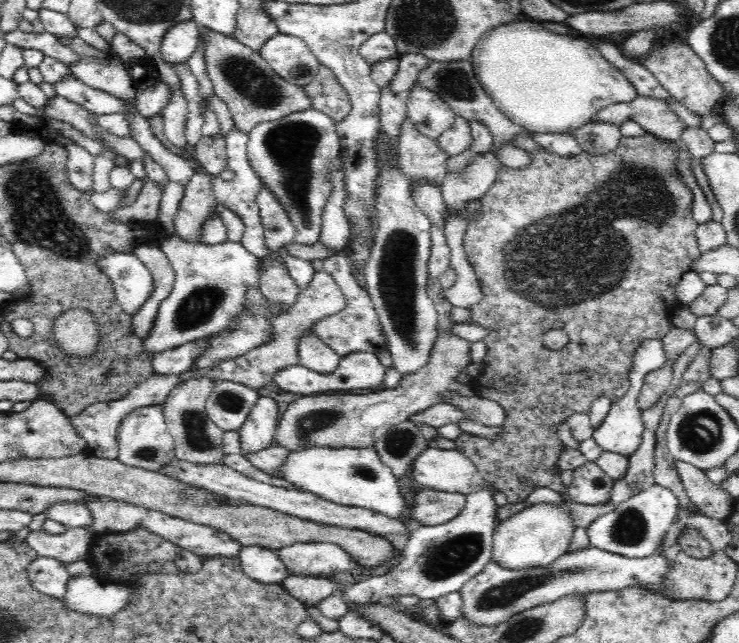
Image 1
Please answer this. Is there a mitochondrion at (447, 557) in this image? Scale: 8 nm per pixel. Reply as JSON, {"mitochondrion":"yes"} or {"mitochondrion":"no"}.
{"mitochondrion":"yes"}

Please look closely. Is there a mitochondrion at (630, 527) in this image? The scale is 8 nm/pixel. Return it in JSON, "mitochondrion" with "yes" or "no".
{"mitochondrion":"yes"}

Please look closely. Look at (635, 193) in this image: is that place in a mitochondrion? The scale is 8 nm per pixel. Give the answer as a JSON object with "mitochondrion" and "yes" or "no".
{"mitochondrion":"yes"}

